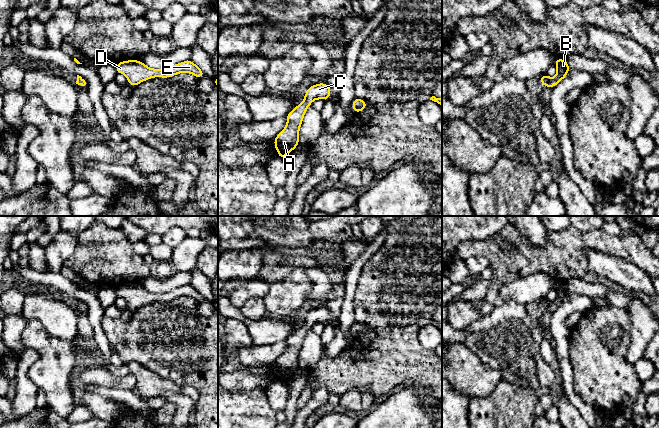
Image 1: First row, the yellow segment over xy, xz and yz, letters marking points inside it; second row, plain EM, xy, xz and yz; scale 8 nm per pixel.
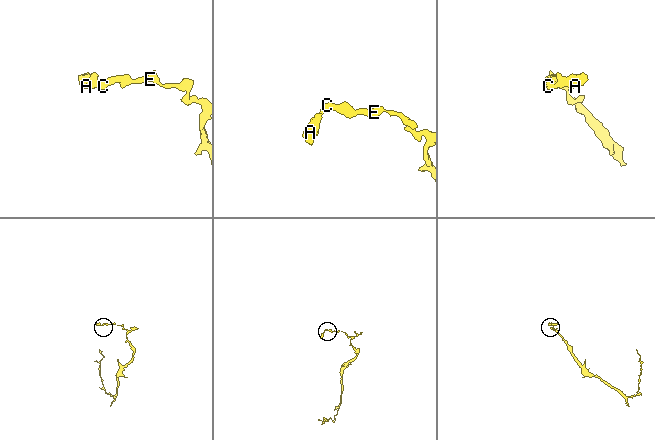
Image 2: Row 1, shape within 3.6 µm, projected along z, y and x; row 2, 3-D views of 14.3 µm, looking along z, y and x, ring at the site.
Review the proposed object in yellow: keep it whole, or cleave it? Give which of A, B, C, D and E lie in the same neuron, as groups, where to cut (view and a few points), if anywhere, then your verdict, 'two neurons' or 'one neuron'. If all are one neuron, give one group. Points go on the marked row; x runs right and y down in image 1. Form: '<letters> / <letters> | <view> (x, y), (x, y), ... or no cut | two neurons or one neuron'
A B C D E | no cut | one neuron

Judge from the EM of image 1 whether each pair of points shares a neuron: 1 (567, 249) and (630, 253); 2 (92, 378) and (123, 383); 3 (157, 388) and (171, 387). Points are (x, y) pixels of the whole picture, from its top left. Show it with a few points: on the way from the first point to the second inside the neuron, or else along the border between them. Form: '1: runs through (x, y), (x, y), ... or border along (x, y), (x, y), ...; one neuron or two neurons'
1: runs through (583, 243), (614, 245); one neuron
2: runs through (100, 378), (115, 382); one neuron
3: runs through (160, 387), (168, 387); one neuron

